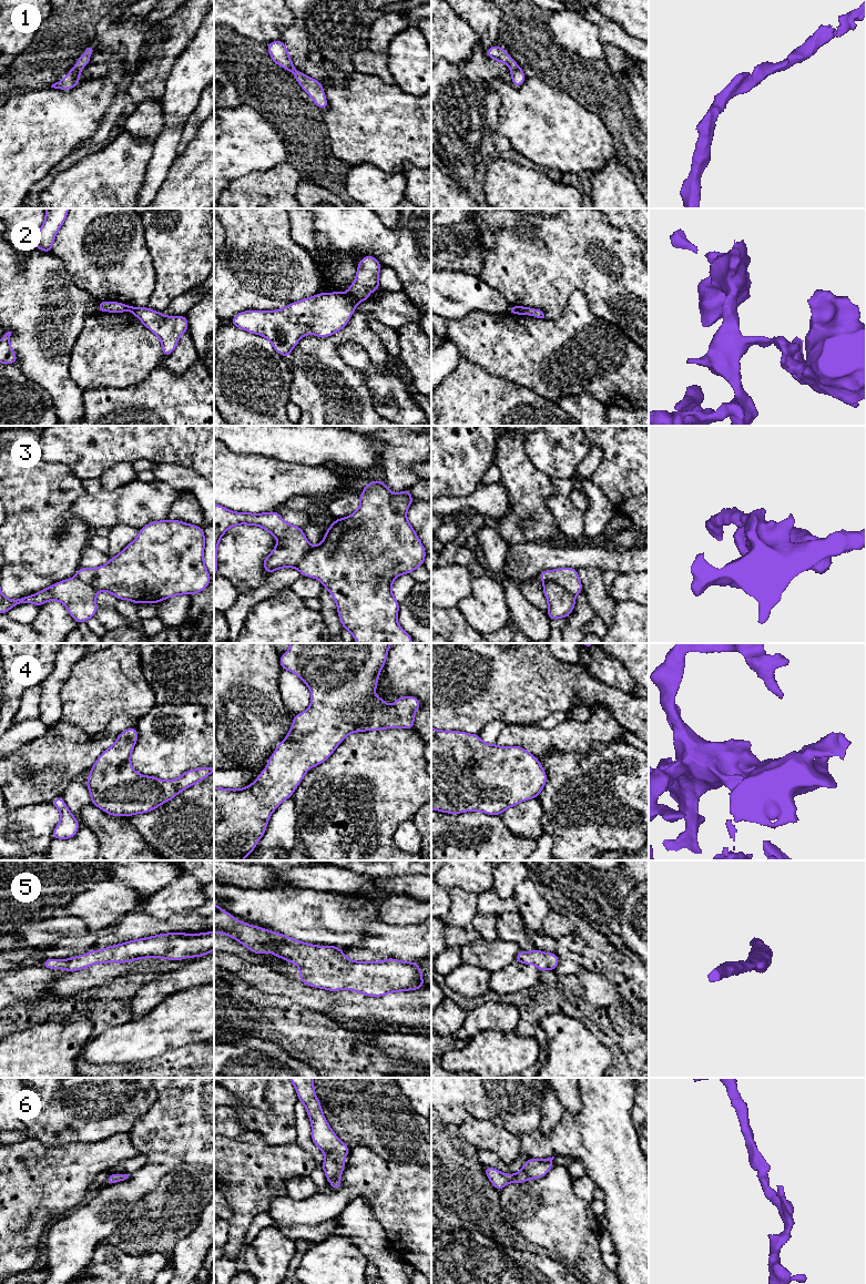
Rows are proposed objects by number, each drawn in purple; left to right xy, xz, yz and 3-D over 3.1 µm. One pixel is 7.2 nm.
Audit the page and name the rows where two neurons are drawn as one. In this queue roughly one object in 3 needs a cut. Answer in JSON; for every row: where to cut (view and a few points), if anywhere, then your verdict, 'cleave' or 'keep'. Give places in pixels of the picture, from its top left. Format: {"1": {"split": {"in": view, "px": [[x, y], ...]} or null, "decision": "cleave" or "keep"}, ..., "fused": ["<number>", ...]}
{"1": {"split": null, "decision": "keep"}, "2": {"split": {"in": "xz", "px": [[346, 293], [358, 301]]}, "decision": "cleave"}, "3": {"split": {"in": "yz", "px": [[544, 581], [554, 581], [574, 594]]}, "decision": "cleave"}, "4": {"split": null, "decision": "keep"}, "5": {"split": null, "decision": "keep"}, "6": {"split": null, "decision": "keep"}, "fused": ["2", "3"]}

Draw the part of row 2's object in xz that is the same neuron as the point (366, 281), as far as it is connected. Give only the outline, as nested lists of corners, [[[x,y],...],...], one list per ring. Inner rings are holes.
[[[366,255],[357,265],[357,274],[347,294],[358,302],[368,300],[373,291],[380,291],[378,276],[381,264],[373,255]]]

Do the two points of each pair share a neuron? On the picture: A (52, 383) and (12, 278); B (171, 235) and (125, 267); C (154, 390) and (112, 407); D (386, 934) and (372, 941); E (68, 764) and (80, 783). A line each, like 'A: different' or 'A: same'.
A: same
B: different
C: same
D: same
E: different

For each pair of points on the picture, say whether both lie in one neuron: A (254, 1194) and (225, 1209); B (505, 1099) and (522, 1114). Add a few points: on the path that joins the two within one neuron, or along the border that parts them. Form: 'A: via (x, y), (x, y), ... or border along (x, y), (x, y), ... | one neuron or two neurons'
A: border along (225, 1196), (233, 1211), (228, 1221) | two neurons
B: via (509, 1101), (518, 1110) | one neuron

